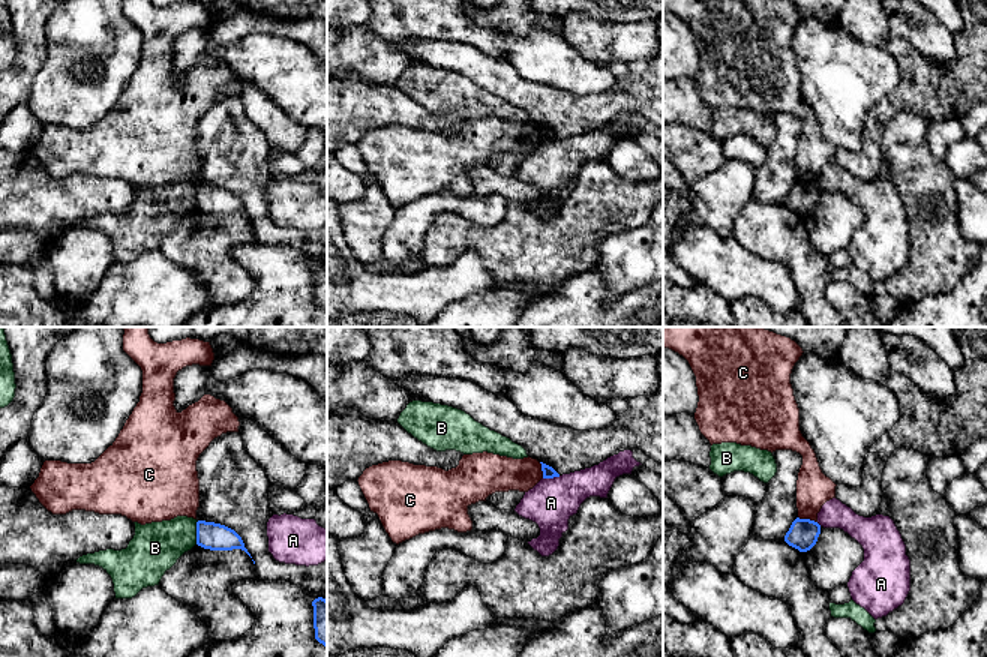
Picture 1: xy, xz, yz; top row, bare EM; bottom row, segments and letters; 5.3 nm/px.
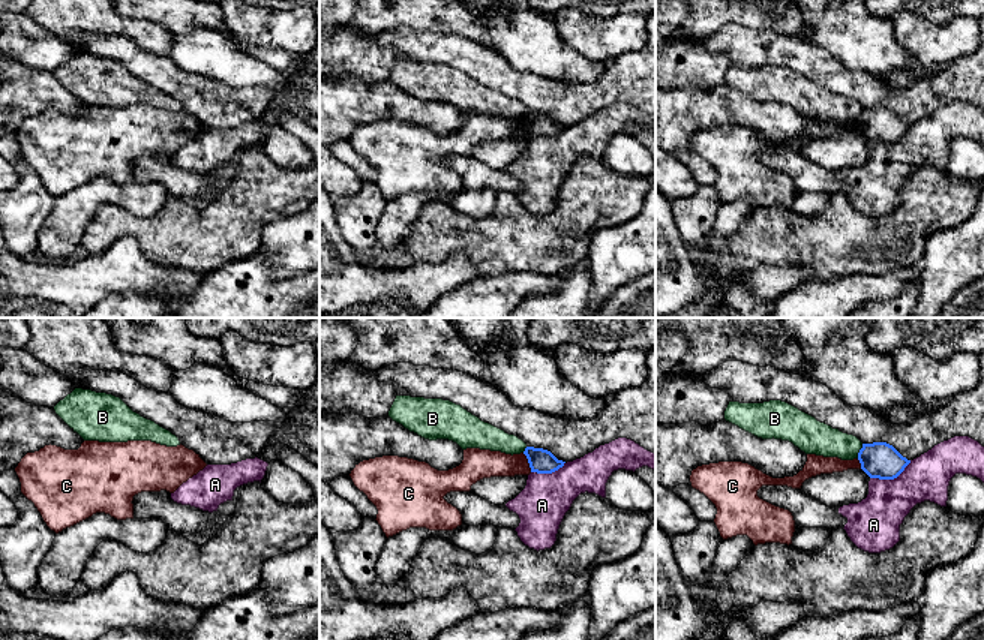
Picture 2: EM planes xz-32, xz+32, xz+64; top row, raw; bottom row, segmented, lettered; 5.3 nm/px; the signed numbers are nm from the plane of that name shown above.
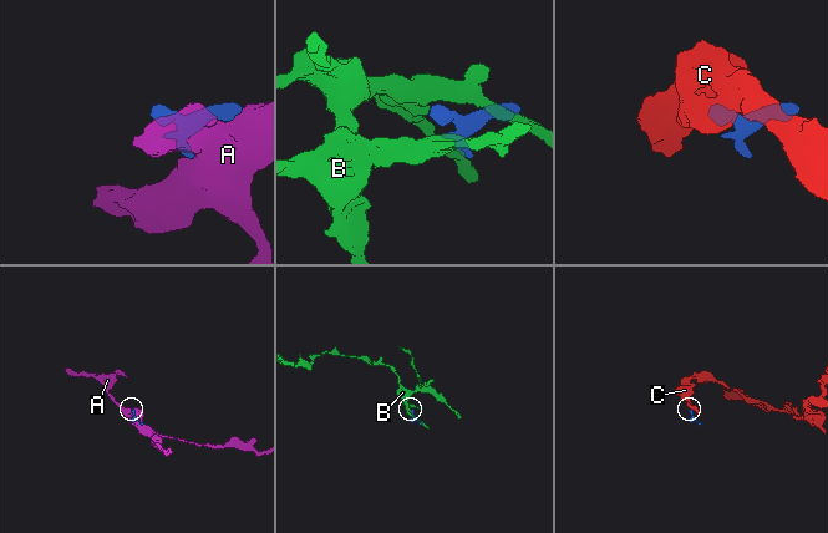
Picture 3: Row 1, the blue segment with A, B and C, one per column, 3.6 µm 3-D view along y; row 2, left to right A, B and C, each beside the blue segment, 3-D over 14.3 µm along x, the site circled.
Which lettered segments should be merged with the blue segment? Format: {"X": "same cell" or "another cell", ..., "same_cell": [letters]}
{"A": "another cell", "B": "another cell", "C": "another cell", "same_cell": []}

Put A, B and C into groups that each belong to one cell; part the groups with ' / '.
A / B / C

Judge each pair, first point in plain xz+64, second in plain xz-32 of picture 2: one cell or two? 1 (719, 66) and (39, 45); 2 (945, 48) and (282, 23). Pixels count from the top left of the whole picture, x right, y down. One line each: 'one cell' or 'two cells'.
1: one cell
2: one cell

